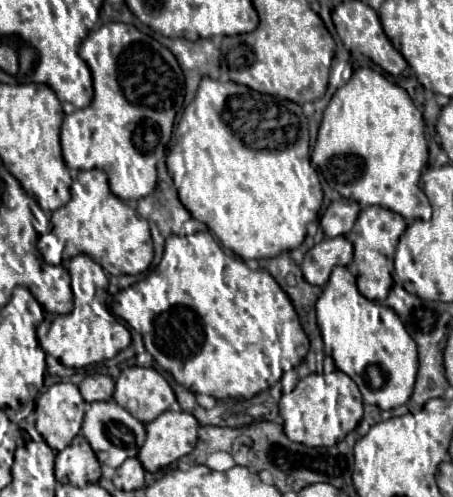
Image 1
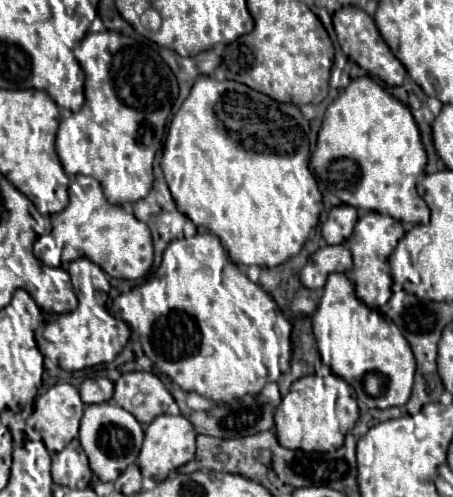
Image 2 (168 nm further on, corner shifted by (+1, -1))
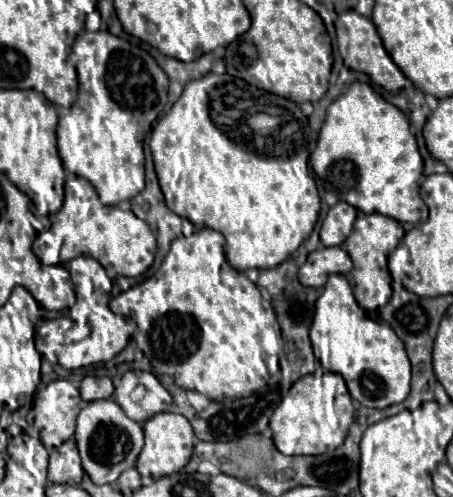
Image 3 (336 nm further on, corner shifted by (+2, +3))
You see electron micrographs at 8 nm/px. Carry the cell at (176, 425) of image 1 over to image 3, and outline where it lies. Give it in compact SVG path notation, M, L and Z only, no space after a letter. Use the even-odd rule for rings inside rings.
M172 412L156 414L144 424L144 448L138 456L136 468L142 476L150 476L154 480L168 476L188 464L192 448L194 448L194 430L192 424L182 414L172 414Z

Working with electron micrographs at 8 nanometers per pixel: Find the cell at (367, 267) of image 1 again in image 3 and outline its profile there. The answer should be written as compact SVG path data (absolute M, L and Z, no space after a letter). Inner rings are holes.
M364 212L358 214L354 222L354 230L346 238L344 248L348 250L354 262L354 268L348 273L348 277L356 302L360 302L360 308L372 312L384 306L384 302L388 302L392 294L392 288L390 288L392 278L388 271L387 258L388 254L398 246L402 236L404 236L404 228L394 218L388 218L382 214L364 214Z

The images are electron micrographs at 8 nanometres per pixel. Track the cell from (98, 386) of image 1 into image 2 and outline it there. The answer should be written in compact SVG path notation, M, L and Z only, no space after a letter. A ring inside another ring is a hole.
M97 378L97 380L85 380L79 386L81 400L85 404L101 404L113 398L113 382L107 378Z

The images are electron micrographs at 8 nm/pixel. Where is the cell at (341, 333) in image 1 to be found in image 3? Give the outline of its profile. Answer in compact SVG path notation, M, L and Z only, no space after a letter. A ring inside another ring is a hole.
M330 274L322 296L316 300L310 340L314 346L314 356L320 360L320 364L328 372L342 374L350 396L362 406L388 408L406 400L410 392L410 360L402 340L388 323L364 314L342 274Z

